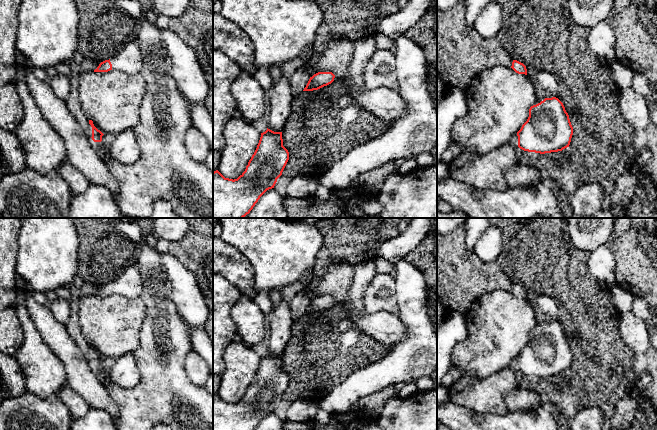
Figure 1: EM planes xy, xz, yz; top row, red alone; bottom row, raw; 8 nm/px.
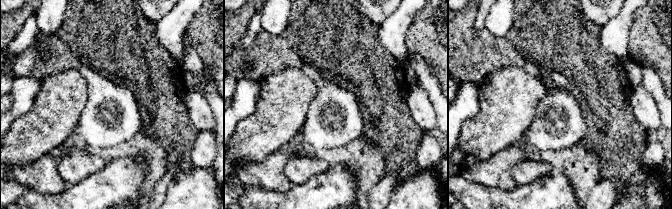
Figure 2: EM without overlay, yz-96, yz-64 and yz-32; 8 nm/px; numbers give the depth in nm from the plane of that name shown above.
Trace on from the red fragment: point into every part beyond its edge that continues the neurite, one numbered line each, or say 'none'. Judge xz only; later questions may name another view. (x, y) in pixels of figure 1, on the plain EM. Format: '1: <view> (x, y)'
none

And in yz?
none

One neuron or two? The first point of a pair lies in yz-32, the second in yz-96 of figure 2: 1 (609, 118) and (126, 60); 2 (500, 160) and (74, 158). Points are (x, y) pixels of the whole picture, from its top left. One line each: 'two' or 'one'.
1: one
2: two

